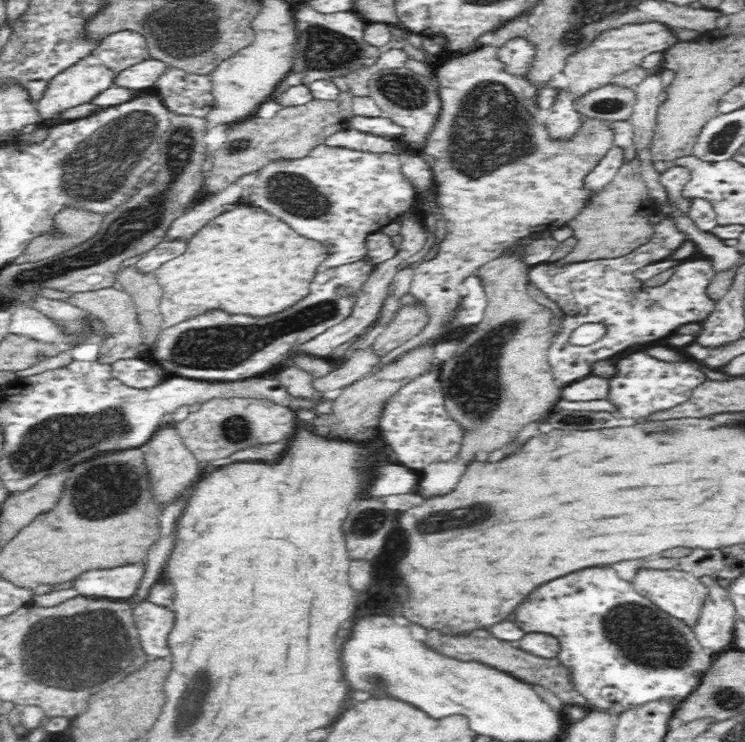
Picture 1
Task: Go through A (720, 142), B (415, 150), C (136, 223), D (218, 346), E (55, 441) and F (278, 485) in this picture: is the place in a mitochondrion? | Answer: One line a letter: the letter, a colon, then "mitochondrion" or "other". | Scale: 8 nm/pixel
A: mitochondrion
B: other
C: mitochondrion
D: mitochondrion
E: mitochondrion
F: other

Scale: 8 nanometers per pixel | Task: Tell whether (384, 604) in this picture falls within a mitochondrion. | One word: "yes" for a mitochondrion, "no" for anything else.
no

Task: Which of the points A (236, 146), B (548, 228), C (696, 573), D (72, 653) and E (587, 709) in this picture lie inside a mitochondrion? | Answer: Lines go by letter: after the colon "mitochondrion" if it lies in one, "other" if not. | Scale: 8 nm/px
A: mitochondrion
B: other
C: other
D: mitochondrion
E: other

